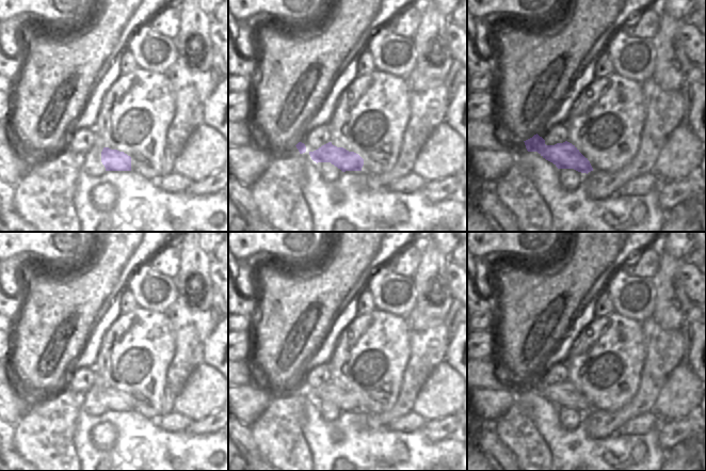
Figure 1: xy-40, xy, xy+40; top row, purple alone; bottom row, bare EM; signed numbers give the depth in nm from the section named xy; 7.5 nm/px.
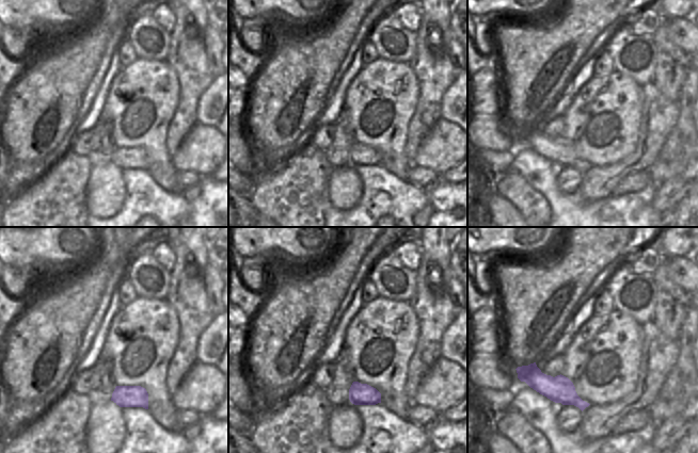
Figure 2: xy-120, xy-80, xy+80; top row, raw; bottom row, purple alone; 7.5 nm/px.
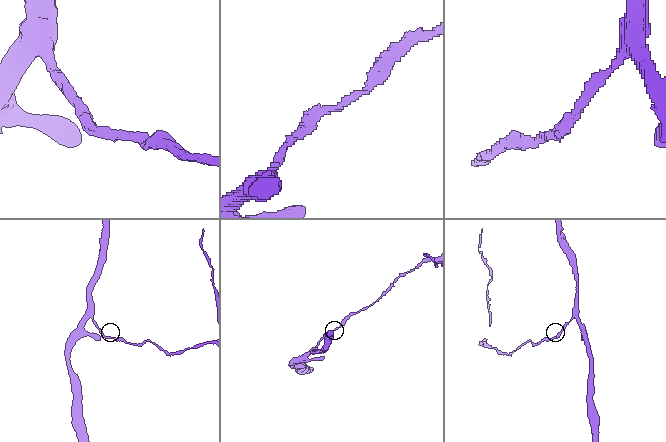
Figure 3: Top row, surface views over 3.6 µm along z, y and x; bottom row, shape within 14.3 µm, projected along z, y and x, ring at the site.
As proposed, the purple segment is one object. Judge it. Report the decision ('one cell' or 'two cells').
one cell

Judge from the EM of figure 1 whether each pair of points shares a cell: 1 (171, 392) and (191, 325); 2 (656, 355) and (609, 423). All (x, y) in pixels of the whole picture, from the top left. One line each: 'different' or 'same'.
1: same
2: same

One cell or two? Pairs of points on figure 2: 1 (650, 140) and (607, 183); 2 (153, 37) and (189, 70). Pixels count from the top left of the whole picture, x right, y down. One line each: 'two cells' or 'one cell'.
1: one cell
2: two cells

